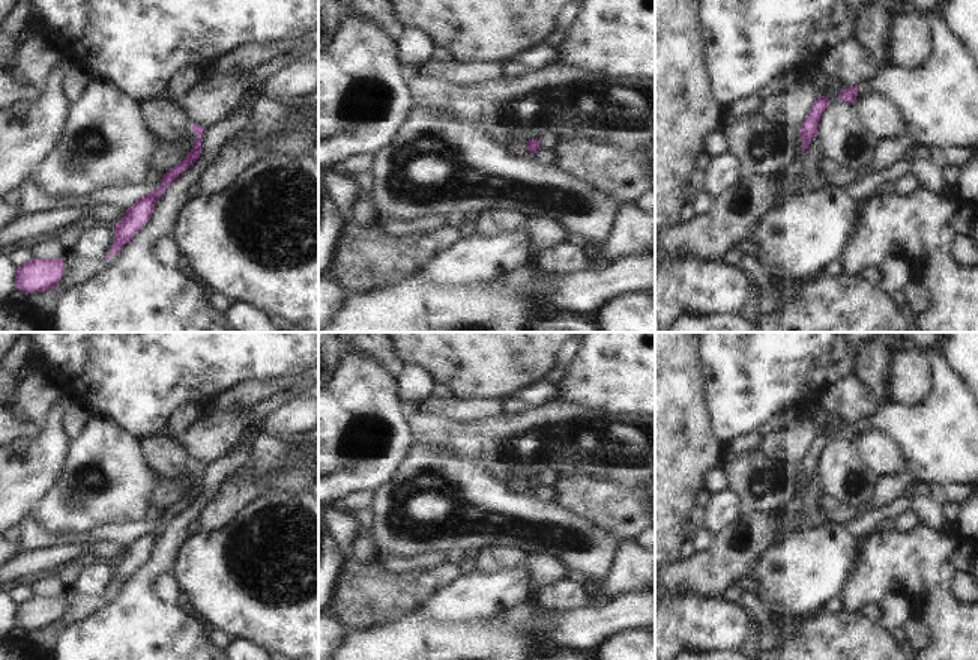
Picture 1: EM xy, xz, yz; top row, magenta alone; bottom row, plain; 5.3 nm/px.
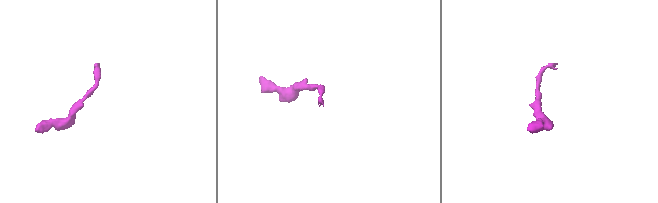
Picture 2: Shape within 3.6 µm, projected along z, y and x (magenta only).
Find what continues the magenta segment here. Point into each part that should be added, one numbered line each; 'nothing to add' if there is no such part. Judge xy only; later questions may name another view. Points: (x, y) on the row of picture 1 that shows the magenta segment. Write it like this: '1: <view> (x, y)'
nothing to add

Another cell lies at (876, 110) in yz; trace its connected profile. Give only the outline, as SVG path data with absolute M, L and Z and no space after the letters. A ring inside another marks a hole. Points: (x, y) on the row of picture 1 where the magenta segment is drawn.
M876 90L858 93L853 105L859 119L880 138L909 134L897 105L886 95Z

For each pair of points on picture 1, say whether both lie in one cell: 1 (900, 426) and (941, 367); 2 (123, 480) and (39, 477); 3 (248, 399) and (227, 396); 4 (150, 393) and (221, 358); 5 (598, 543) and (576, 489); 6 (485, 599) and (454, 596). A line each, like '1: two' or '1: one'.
1: one
2: two
3: one
4: one
5: two
6: one

